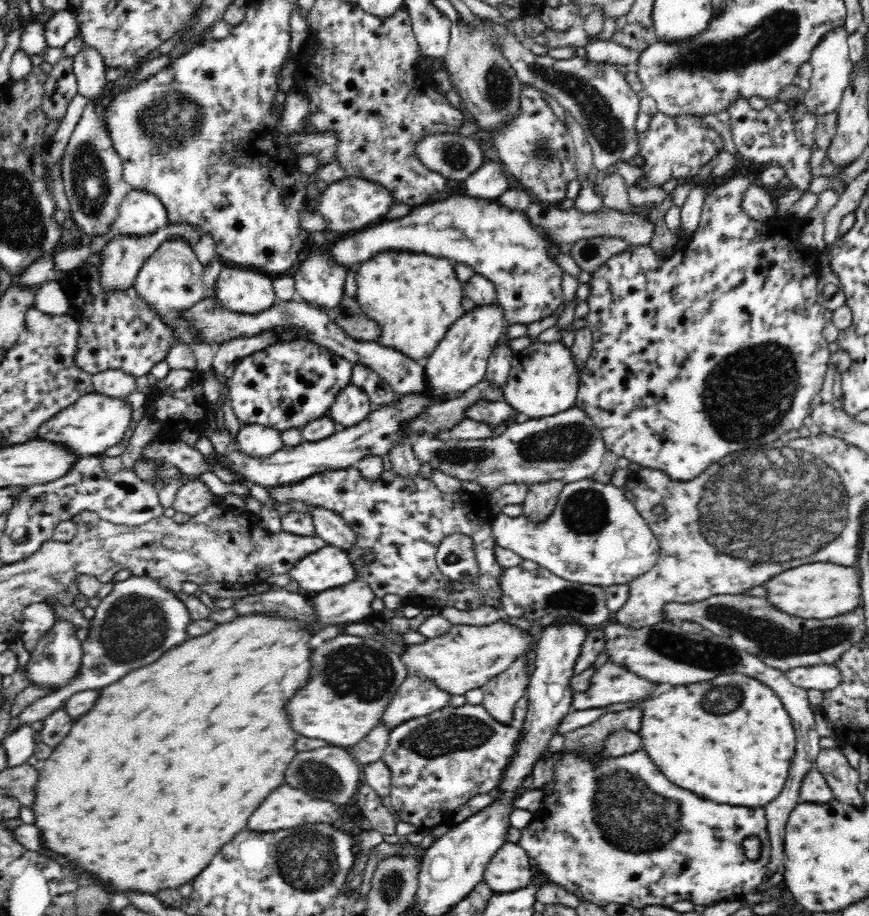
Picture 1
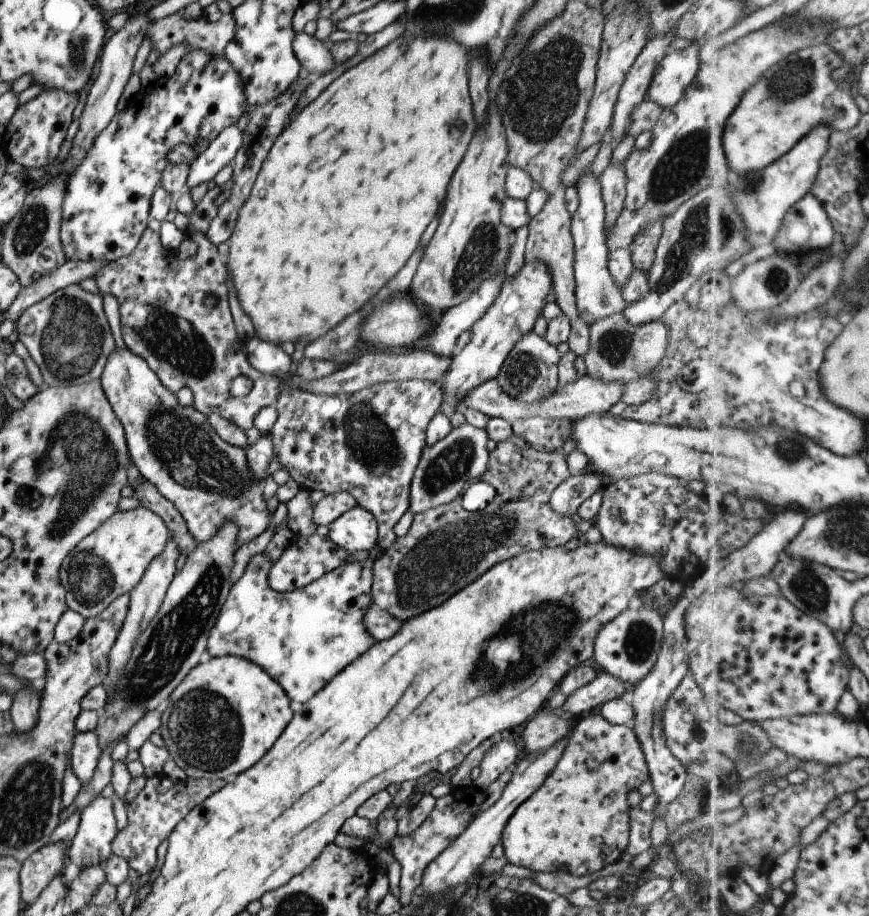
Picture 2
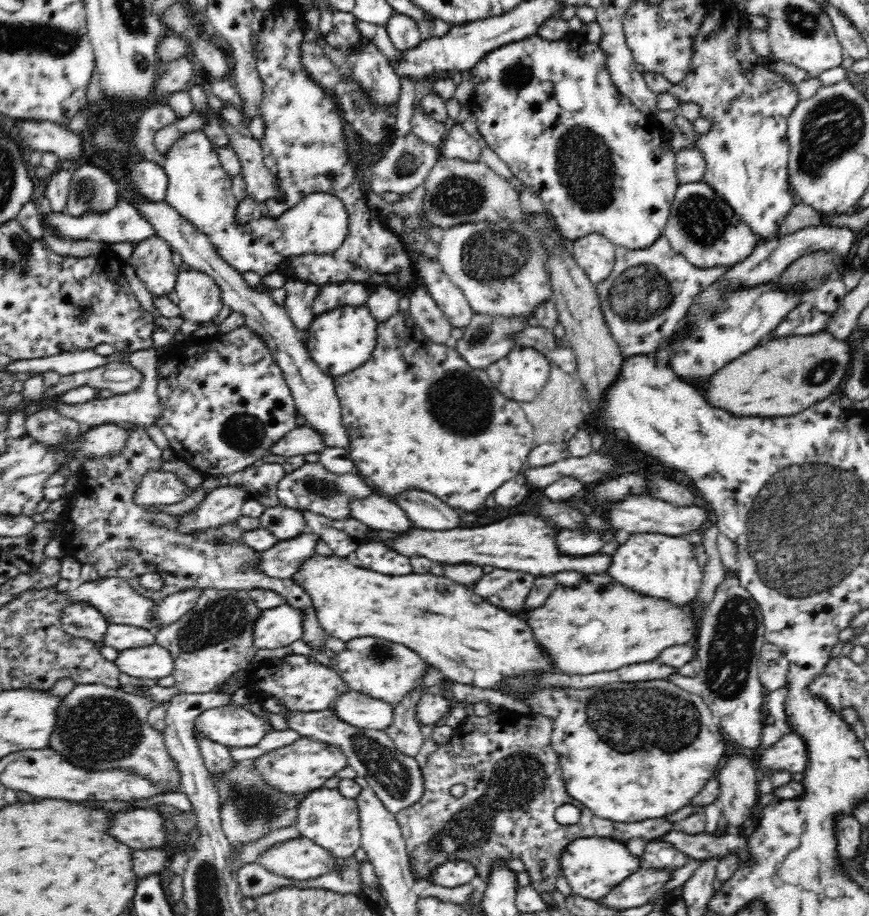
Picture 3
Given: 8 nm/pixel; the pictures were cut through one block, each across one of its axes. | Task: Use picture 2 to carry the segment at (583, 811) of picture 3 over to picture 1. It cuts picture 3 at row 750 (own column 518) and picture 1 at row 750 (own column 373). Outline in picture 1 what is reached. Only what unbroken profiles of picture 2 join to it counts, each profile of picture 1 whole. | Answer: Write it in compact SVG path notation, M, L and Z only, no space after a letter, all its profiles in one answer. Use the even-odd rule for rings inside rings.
M633 707L622 711L612 711L600 716L596 722L584 728L576 728L574 732L566 734L564 737L563 750L561 754L581 754L585 760L589 760L593 766L600 766L606 740L625 730L626 732L636 732L640 728L641 712Z

